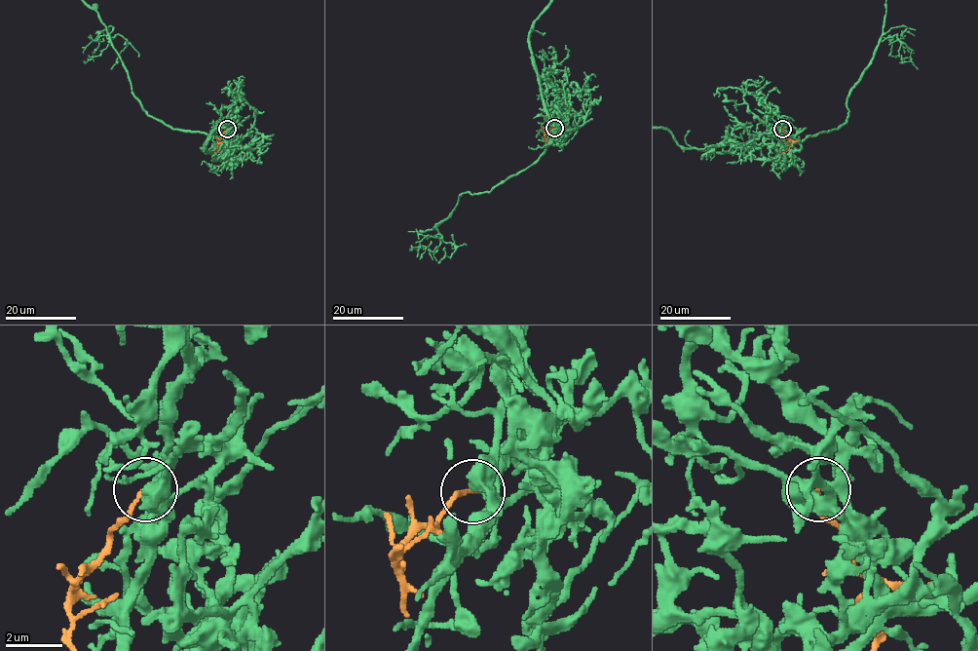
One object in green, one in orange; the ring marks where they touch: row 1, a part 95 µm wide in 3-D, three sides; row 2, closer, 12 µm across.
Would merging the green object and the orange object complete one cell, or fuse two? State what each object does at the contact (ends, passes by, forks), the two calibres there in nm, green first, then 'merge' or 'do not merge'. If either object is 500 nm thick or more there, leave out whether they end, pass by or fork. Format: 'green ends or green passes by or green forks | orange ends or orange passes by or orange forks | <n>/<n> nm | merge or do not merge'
500/130 nm | merge

